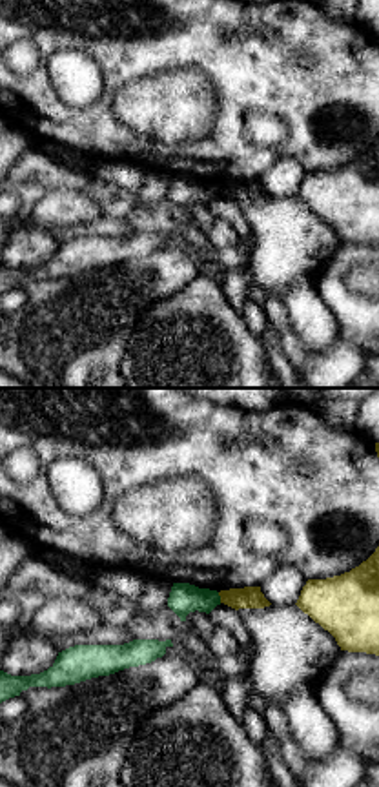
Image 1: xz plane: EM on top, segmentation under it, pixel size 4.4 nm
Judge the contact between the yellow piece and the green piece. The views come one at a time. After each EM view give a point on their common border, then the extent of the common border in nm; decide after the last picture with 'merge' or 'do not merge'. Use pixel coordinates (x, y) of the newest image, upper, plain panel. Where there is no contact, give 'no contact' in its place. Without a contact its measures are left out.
(221, 190) | 50 nm

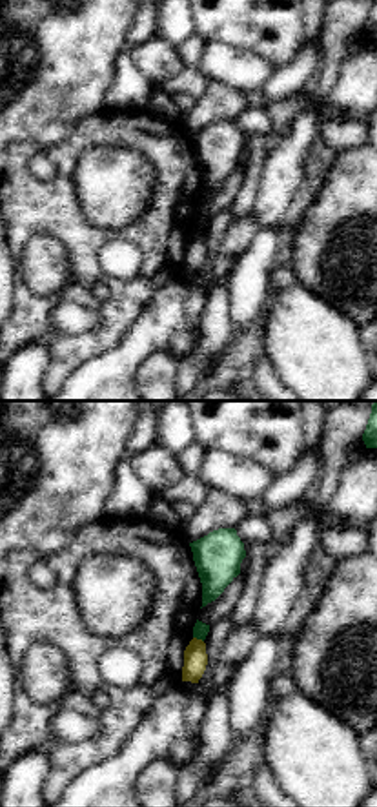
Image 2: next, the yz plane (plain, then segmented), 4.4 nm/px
(199, 232) | 50 nm

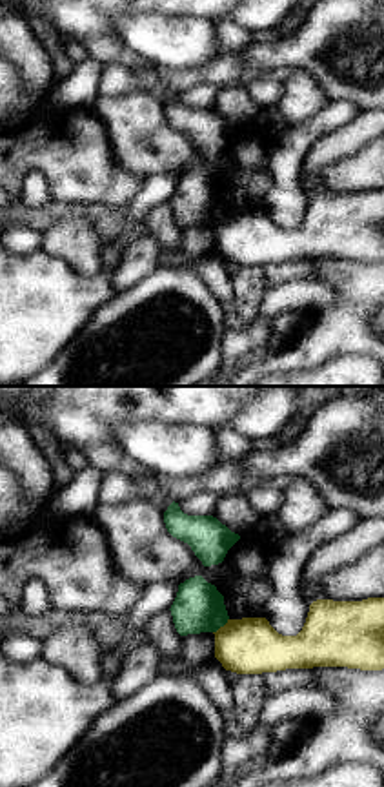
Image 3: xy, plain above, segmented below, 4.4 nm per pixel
(221, 219) | 100 nm

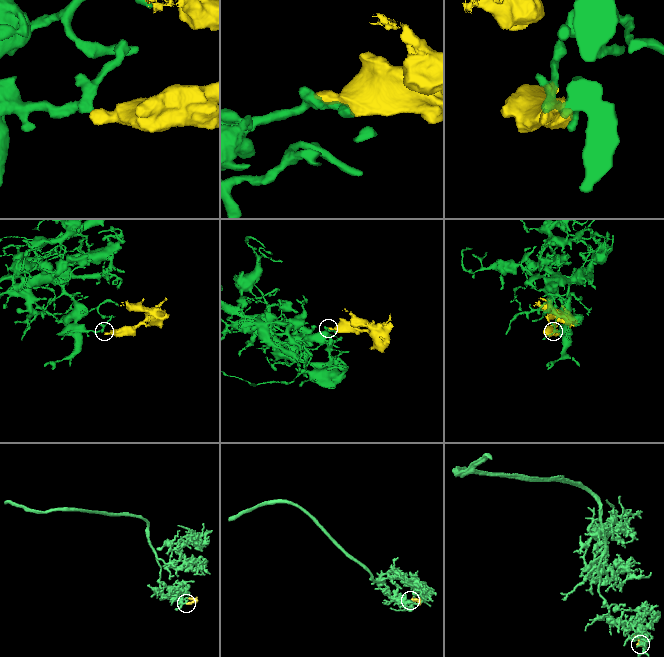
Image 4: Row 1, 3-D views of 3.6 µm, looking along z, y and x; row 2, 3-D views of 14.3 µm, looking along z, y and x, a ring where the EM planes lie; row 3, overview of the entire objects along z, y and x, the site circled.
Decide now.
do not merge

